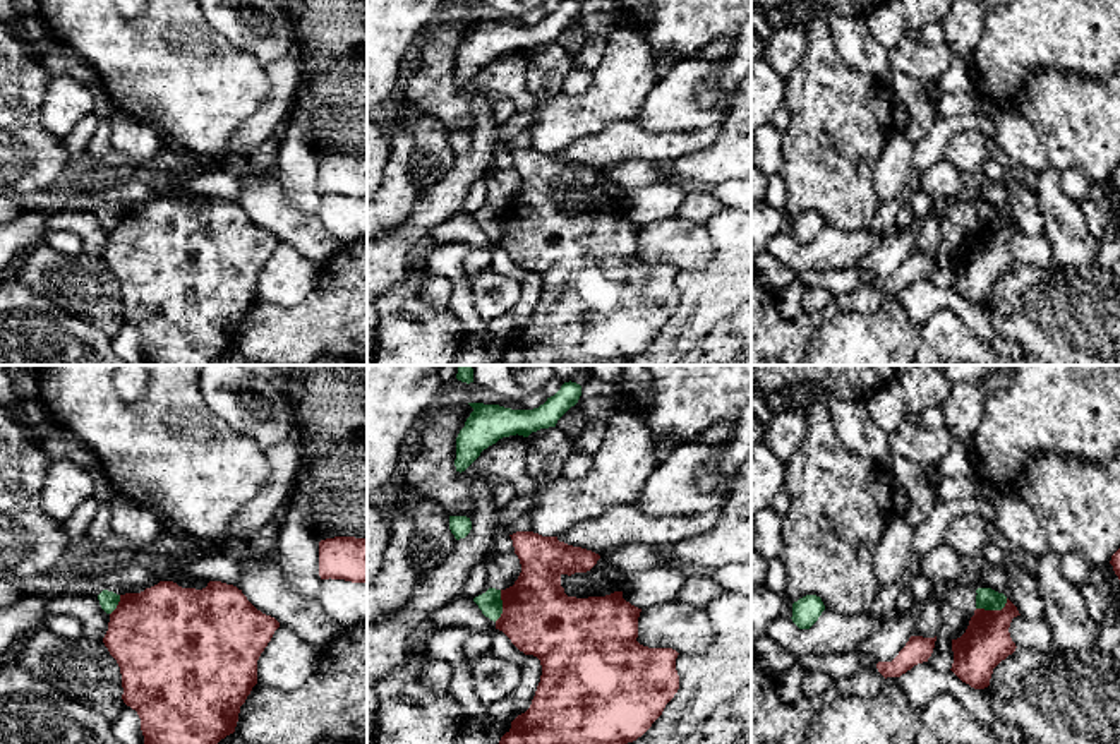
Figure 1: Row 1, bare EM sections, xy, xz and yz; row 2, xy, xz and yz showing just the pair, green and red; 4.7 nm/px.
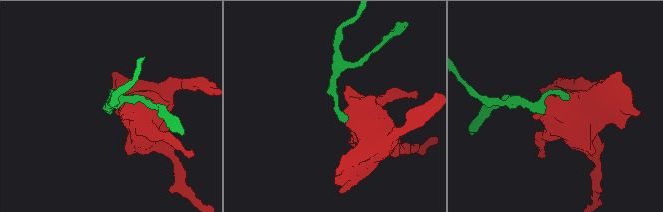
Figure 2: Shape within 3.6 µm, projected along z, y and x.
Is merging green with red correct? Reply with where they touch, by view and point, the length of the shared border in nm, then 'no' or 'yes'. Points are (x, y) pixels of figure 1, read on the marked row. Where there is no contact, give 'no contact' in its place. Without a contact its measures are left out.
contact yz (993, 609); length 160 nm; no

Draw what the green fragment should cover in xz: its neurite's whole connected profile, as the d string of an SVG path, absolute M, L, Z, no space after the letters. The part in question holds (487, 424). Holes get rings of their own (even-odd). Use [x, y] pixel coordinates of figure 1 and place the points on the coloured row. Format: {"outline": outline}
{"outline": "M564 382L561 389L533 410L511 410L499 405L468 403L473 411L456 437L456 471L465 471L484 449L503 437L523 435L556 427L557 420L578 403L581 386Z"}

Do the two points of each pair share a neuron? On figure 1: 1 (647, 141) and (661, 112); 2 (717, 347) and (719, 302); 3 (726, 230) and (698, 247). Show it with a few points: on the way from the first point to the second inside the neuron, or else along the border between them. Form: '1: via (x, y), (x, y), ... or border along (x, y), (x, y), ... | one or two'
1: border along (637, 122), (656, 132), (693, 131) | two
2: border along (733, 314), (721, 319), (693, 347) | two
3: border along (704, 223), (714, 246), (714, 256), (692, 271) | two

